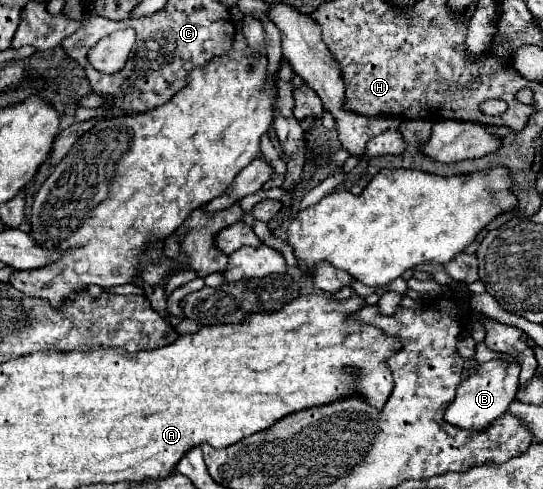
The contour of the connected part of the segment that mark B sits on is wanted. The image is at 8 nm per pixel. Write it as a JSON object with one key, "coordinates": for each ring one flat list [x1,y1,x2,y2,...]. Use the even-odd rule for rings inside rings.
{"coordinates":[[494,359,494,361,480,365,474,375,470,375,466,381,460,383,456,399,448,405,444,413,444,421,460,429,484,431,492,421,502,417,510,401,516,399,514,393,518,391,518,375,520,375,518,363,506,363,500,359]]}

